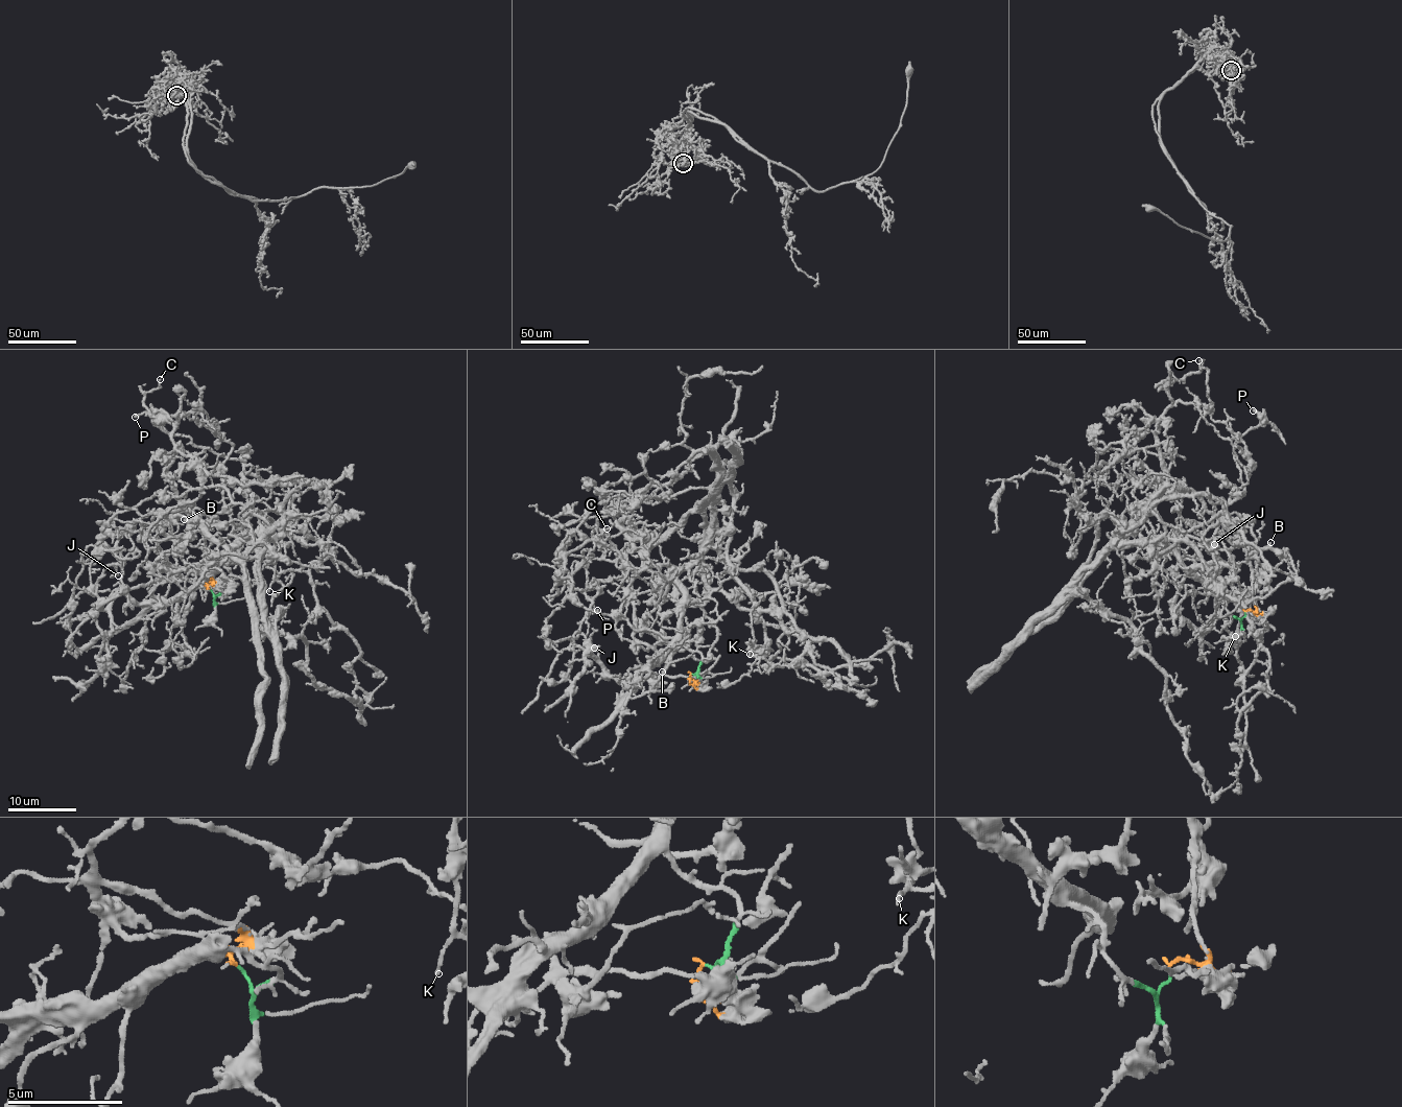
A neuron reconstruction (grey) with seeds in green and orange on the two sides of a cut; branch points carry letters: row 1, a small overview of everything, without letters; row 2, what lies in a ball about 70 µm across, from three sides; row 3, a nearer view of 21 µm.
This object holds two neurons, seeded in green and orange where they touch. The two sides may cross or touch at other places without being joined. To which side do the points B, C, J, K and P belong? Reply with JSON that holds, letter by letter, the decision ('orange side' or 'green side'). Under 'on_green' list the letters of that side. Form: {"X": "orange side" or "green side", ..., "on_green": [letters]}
{"B": "orange side", "C": "orange side", "J": "orange side", "K": "orange side", "P": "orange side", "on_green": []}

